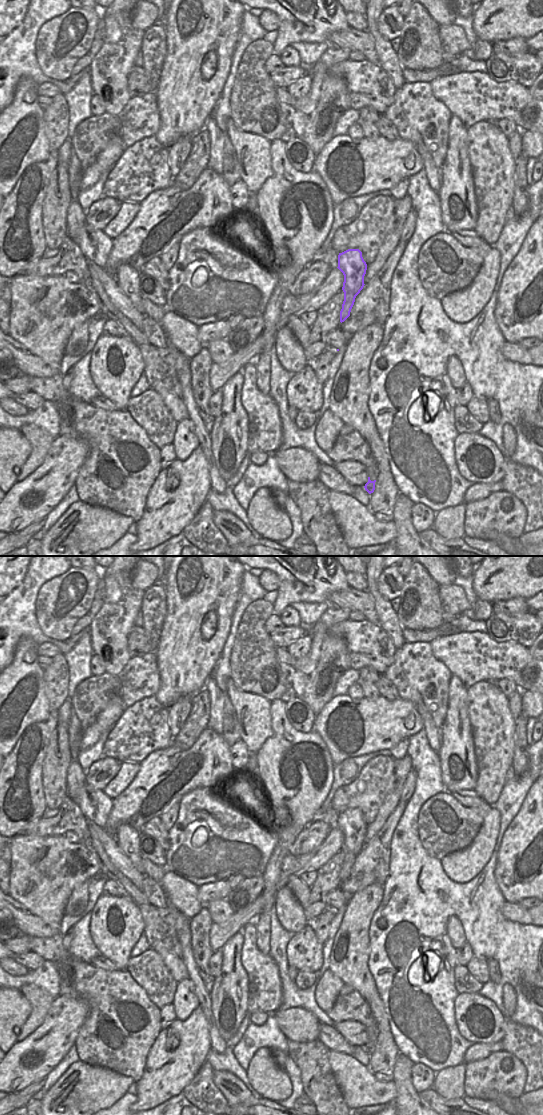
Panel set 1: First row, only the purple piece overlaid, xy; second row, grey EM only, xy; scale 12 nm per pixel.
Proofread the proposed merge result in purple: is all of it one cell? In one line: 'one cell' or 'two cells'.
one cell

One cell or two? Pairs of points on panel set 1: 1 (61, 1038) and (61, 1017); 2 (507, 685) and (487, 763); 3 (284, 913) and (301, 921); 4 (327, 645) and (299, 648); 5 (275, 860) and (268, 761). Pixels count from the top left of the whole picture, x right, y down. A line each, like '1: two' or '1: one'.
1: one
2: two
3: one
4: two
5: one

